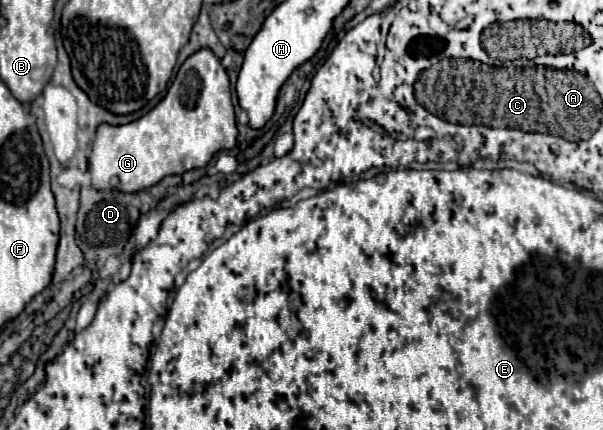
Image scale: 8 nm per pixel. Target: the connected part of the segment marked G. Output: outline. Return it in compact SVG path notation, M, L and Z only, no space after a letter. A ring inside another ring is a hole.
M201 48L179 66L177 76L171 82L165 98L151 112L129 124L119 124L119 126L101 124L97 128L97 138L89 154L89 172L93 186L99 190L117 188L121 192L137 192L157 184L163 176L181 174L191 168L203 168L215 152L233 148L235 140L237 140L237 128L235 128L235 112L231 102L227 70L209 48Z

